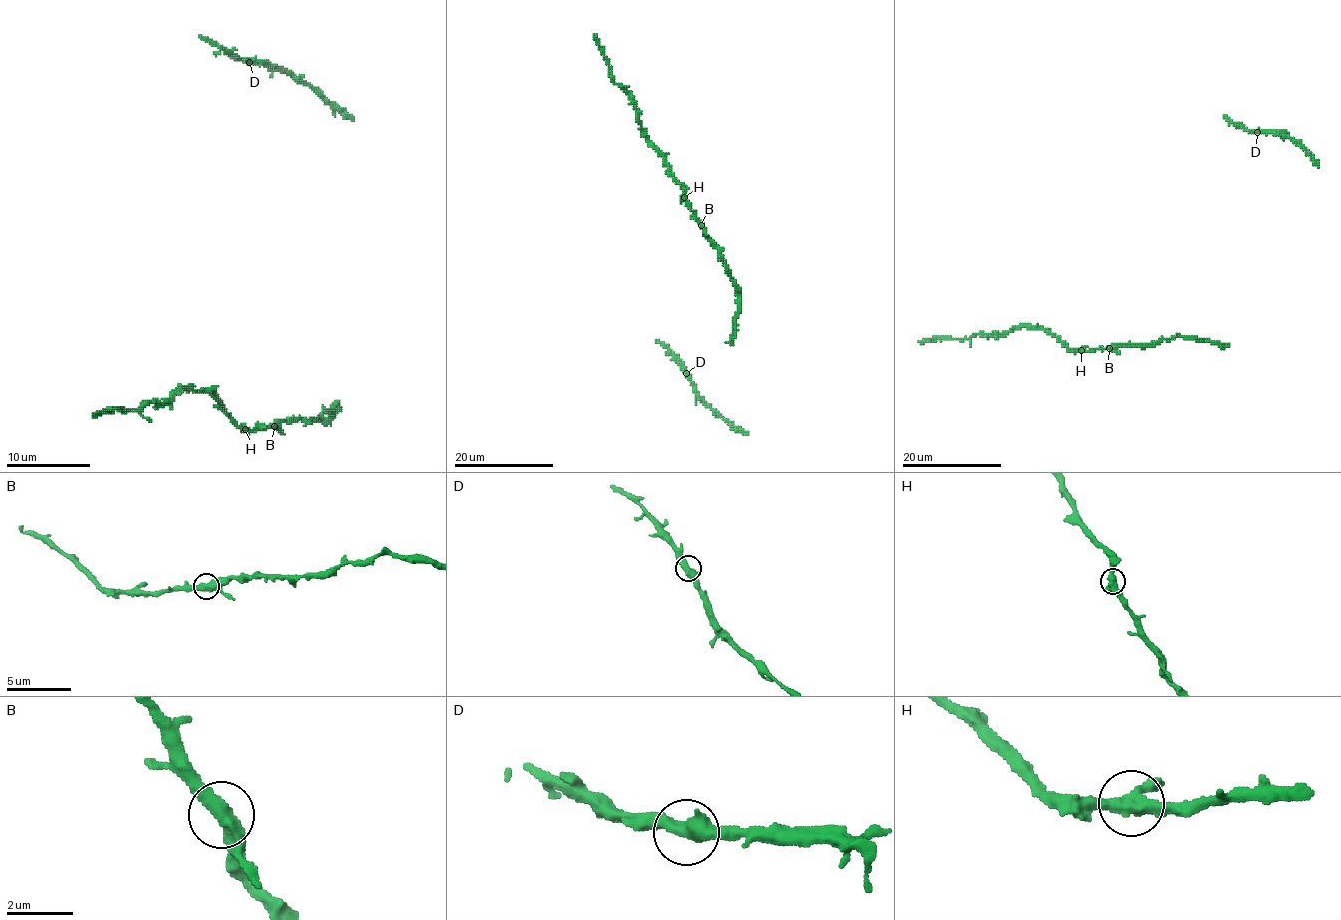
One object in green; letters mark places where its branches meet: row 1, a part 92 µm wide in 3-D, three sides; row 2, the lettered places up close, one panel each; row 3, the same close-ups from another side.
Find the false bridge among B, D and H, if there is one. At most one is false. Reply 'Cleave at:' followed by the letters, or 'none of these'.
Cleave at: none of these

